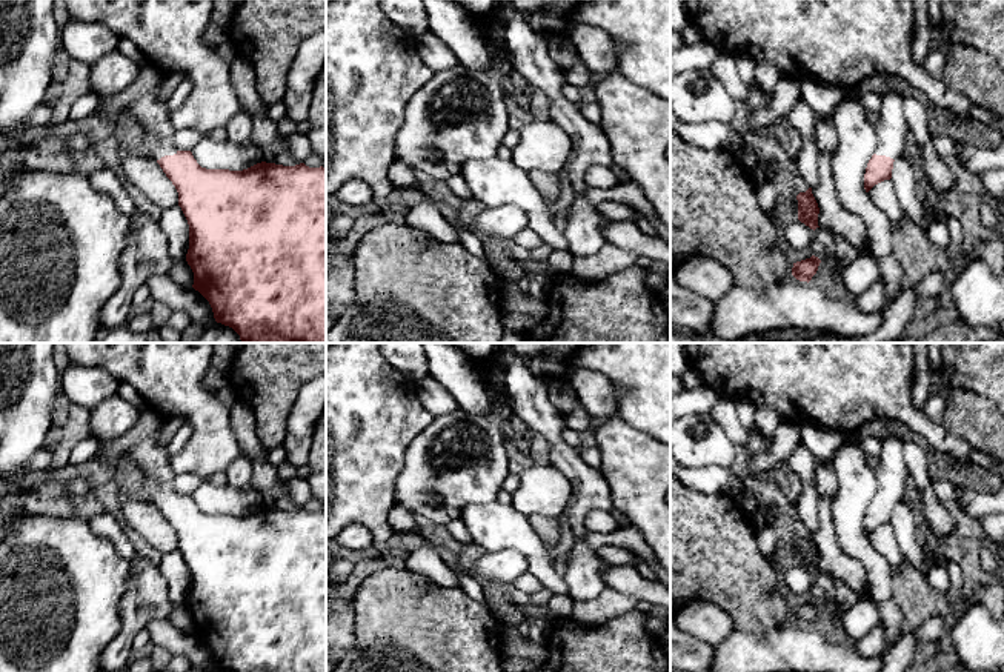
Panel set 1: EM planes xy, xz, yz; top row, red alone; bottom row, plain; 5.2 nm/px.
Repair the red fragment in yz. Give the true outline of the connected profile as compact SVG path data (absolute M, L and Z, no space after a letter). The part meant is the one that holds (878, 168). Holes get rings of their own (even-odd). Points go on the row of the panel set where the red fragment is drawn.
M895 91L884 92L879 106L881 118L875 126L878 146L867 163L864 189L869 192L875 185L890 180L893 161L904 155L909 126L903 109L903 95Z

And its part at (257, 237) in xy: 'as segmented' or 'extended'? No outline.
extended

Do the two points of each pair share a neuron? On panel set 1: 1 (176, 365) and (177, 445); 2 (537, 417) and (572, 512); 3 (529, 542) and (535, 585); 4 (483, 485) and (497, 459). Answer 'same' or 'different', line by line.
1: different
2: same
3: different
4: same

